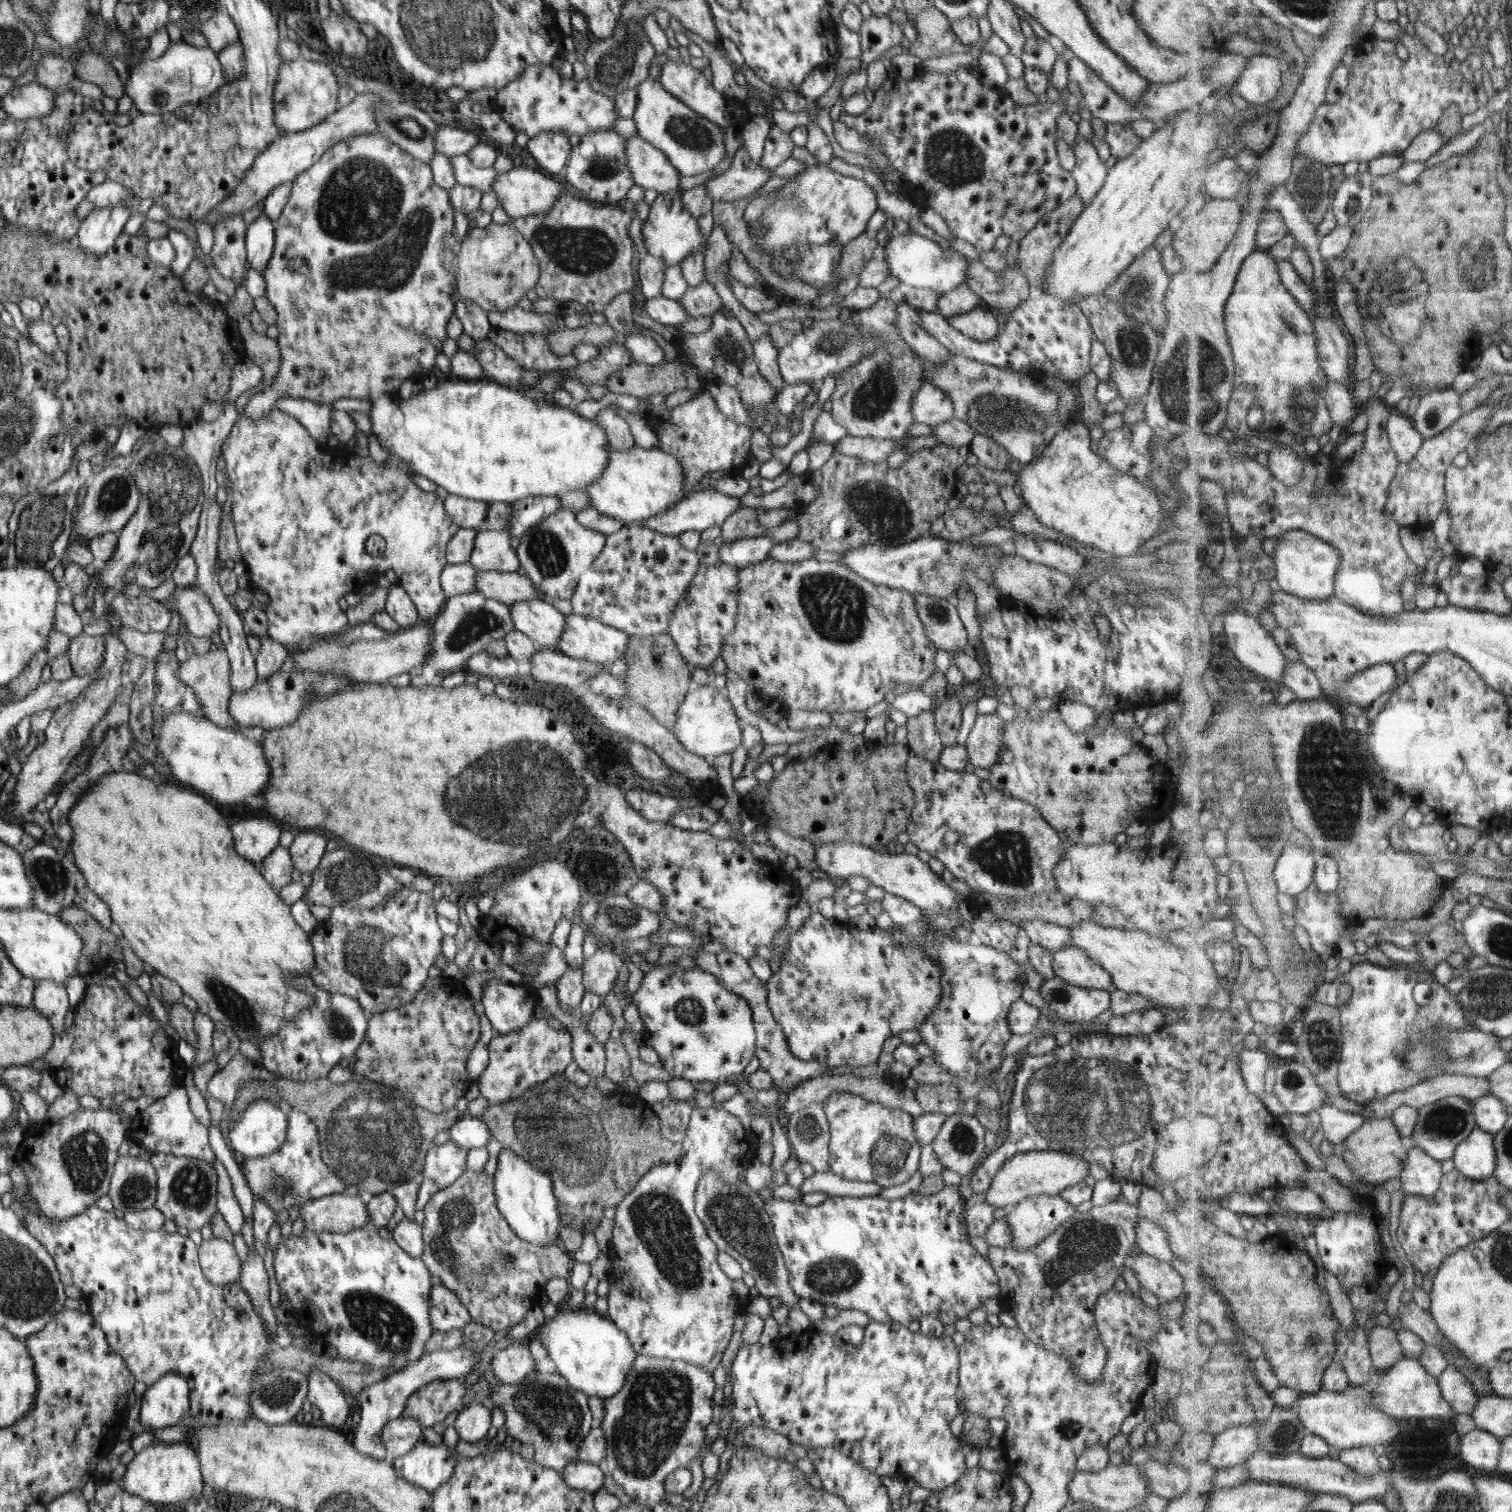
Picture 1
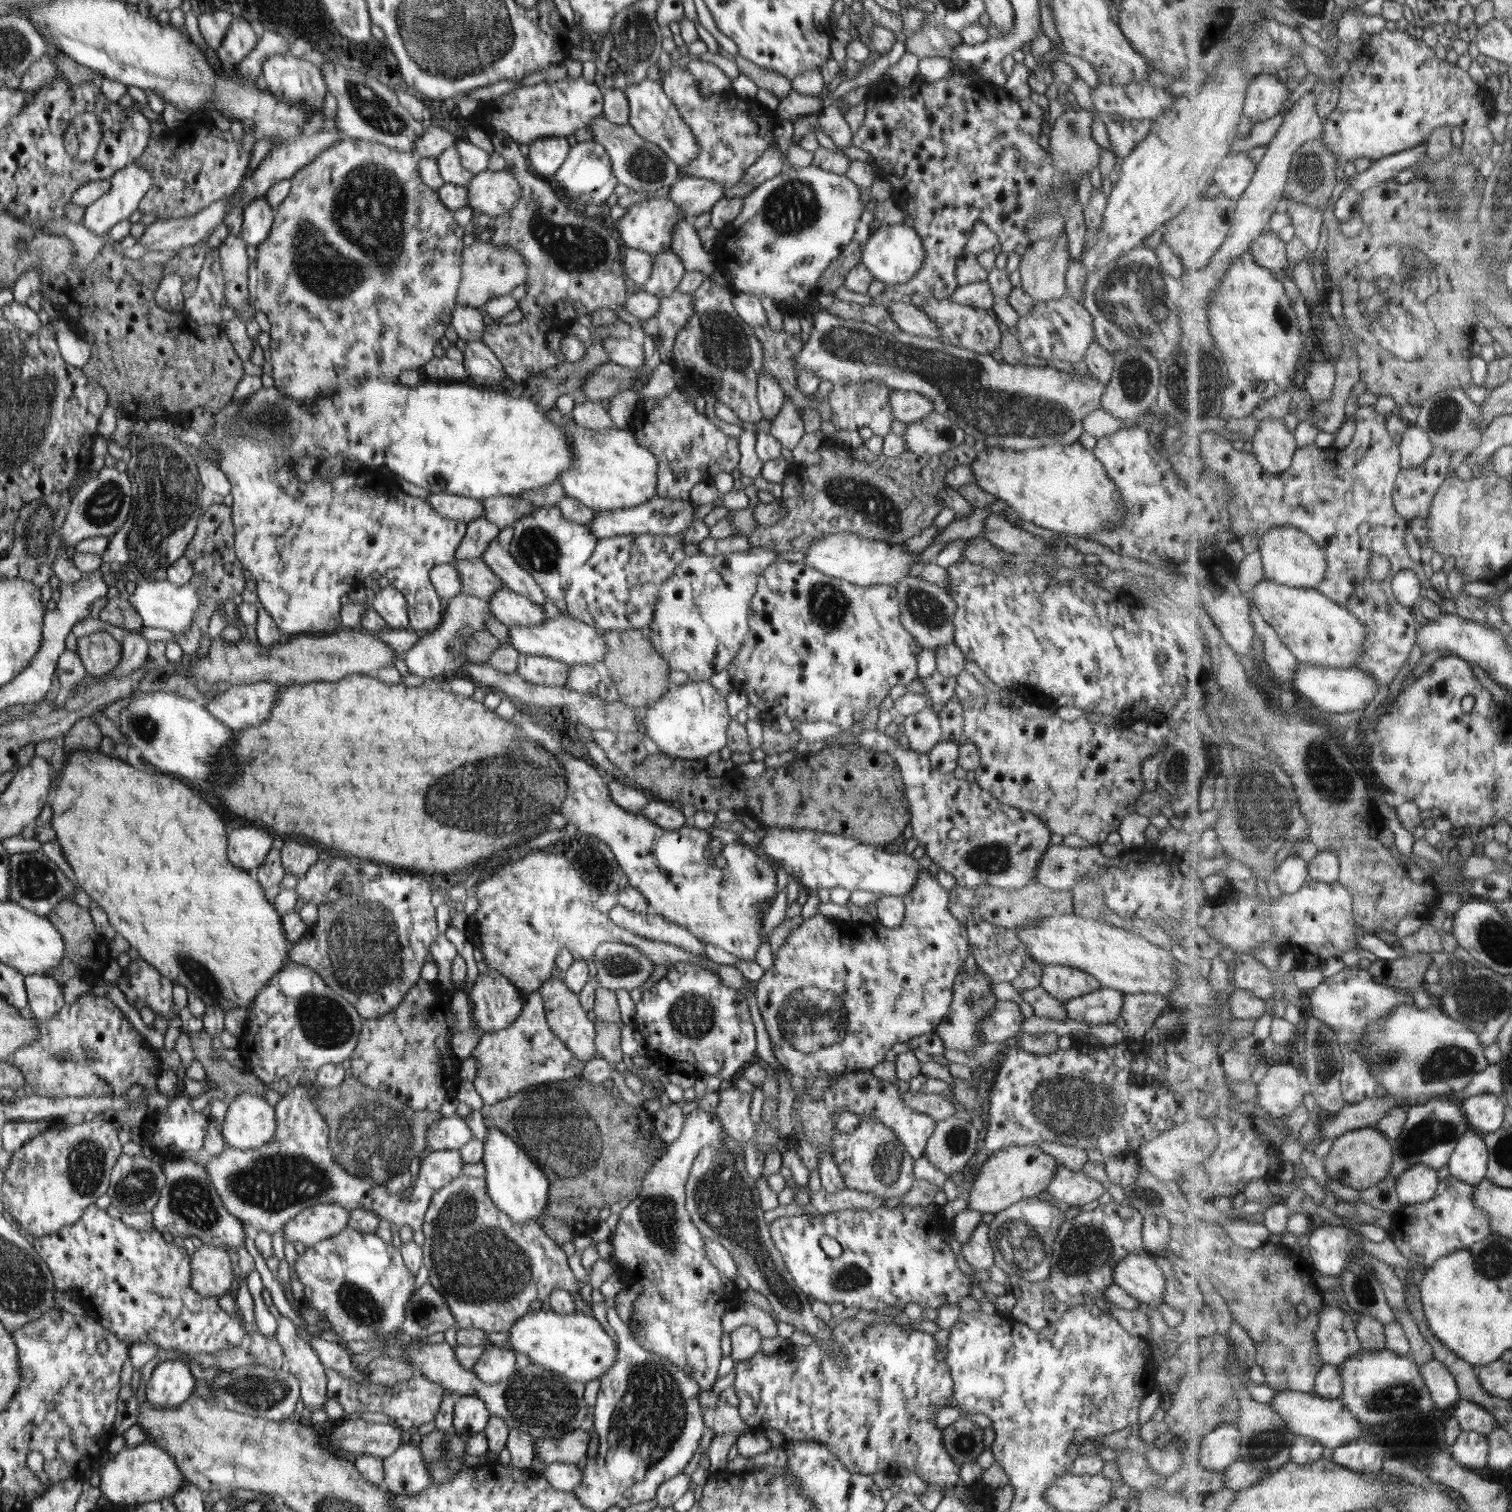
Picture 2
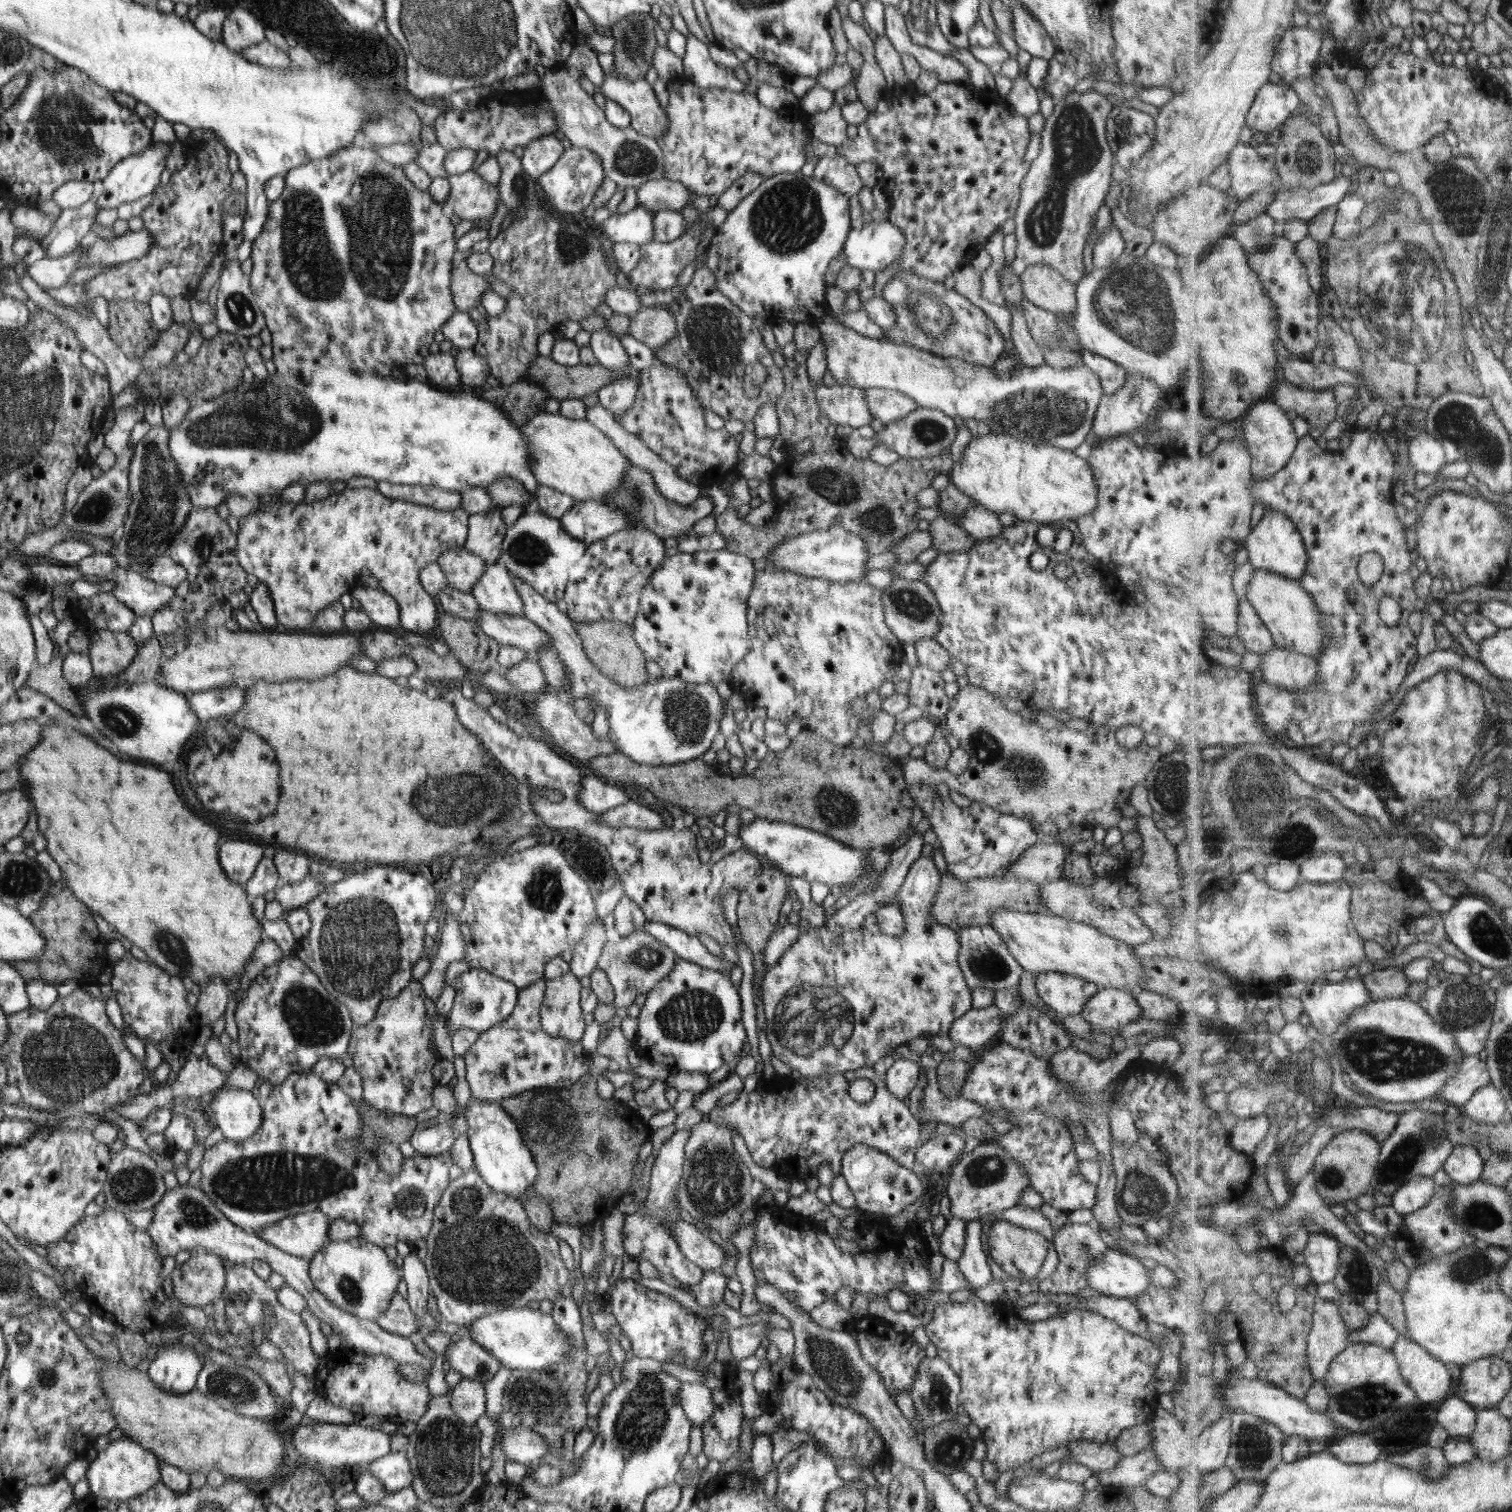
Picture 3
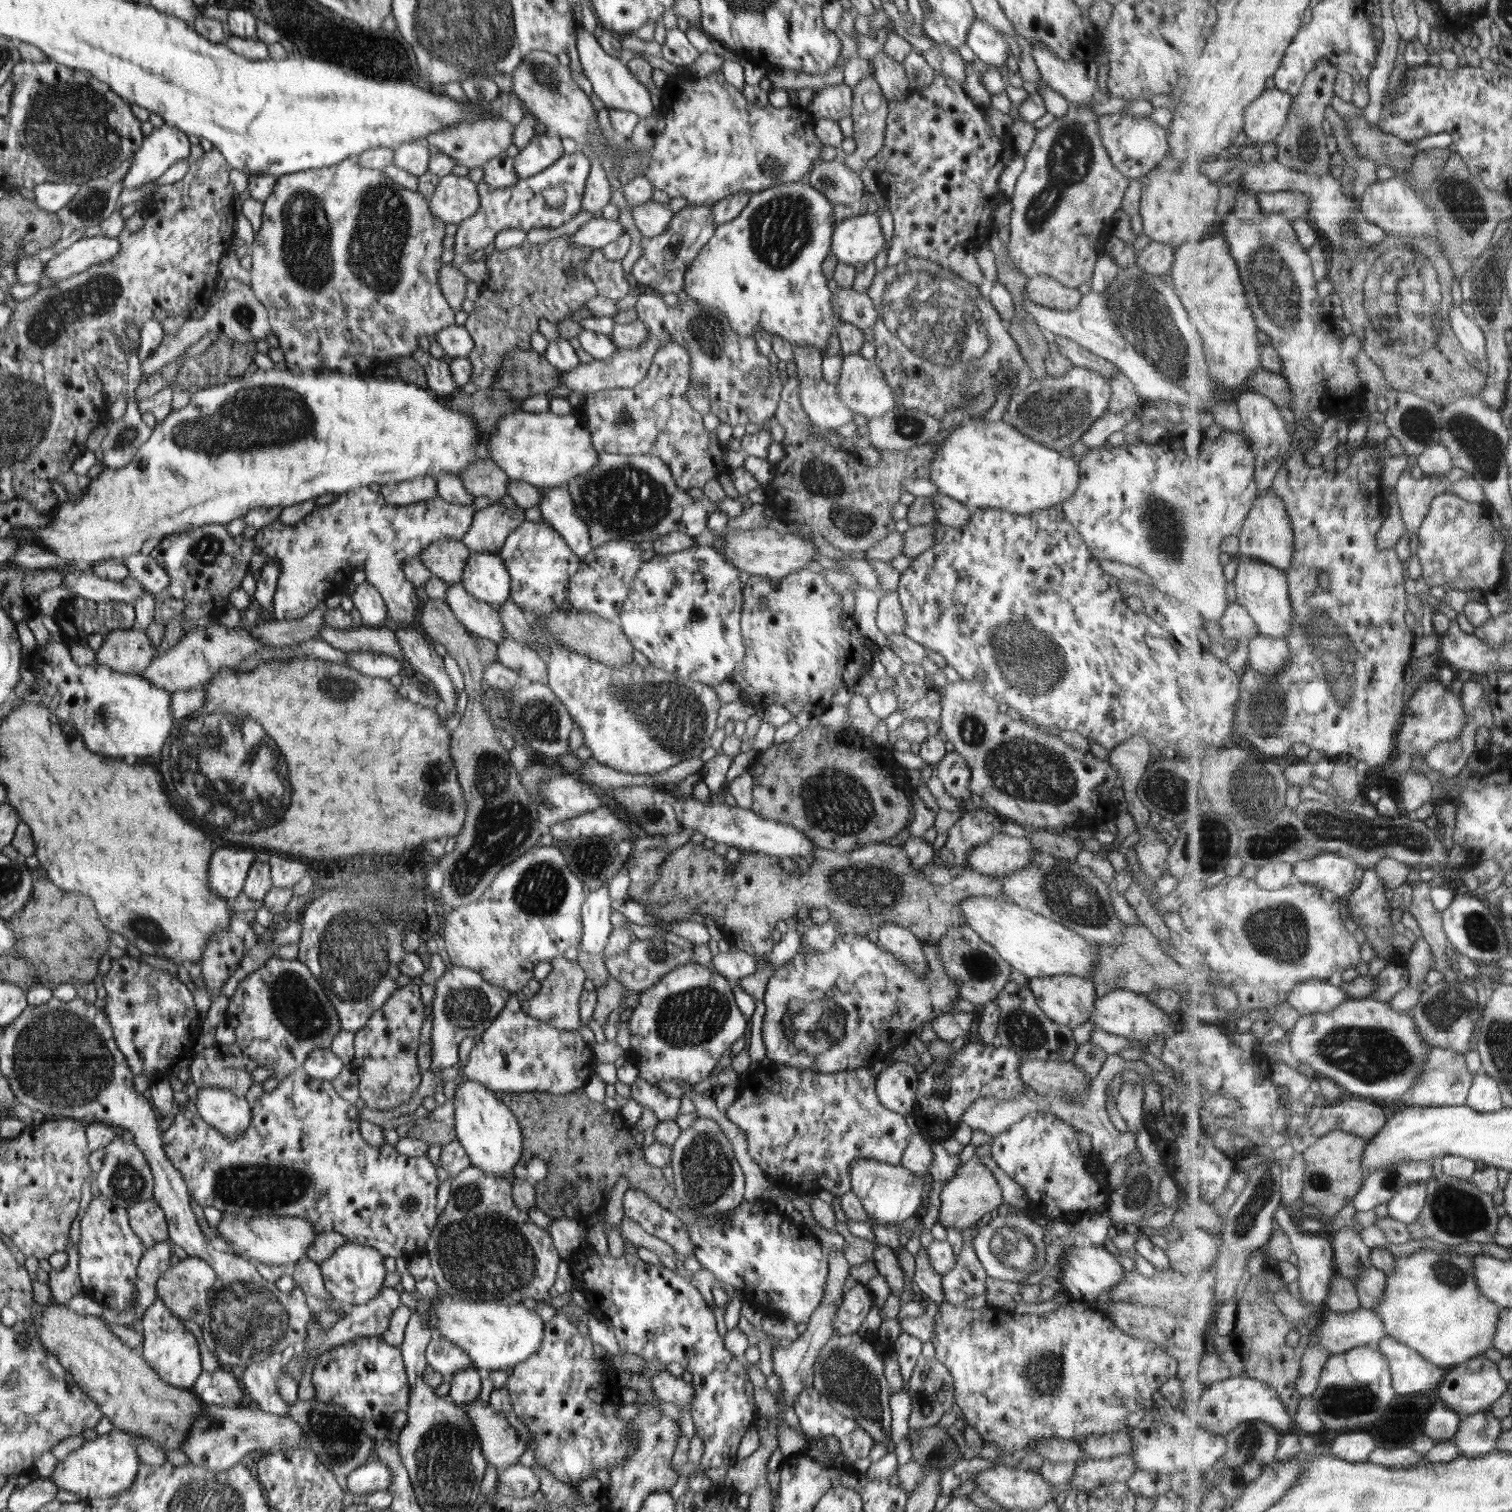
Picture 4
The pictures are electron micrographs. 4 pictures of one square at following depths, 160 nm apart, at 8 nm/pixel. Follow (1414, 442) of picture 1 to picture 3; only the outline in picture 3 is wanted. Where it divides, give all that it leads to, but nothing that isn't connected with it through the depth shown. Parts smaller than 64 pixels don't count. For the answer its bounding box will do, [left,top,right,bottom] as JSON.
[1410,432,1449,472]

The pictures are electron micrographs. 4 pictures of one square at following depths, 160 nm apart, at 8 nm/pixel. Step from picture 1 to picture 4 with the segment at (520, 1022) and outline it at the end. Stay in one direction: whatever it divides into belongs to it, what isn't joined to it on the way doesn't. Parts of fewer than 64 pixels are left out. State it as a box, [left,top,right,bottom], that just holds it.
[430,966,511,1073]

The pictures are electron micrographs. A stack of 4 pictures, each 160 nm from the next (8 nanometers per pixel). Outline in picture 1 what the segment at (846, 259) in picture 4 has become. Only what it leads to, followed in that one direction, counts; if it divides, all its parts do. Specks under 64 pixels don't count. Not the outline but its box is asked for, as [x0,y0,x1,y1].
[884,230,971,294]

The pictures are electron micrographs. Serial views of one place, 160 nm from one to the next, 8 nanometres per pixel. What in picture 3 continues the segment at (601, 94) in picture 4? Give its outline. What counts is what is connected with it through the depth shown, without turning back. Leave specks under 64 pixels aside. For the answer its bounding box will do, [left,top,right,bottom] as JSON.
[602,72,669,138]

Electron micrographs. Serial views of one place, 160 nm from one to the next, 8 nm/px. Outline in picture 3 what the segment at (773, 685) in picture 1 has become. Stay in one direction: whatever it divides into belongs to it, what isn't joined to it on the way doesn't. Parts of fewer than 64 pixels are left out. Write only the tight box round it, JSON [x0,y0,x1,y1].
[729,564,902,746]

